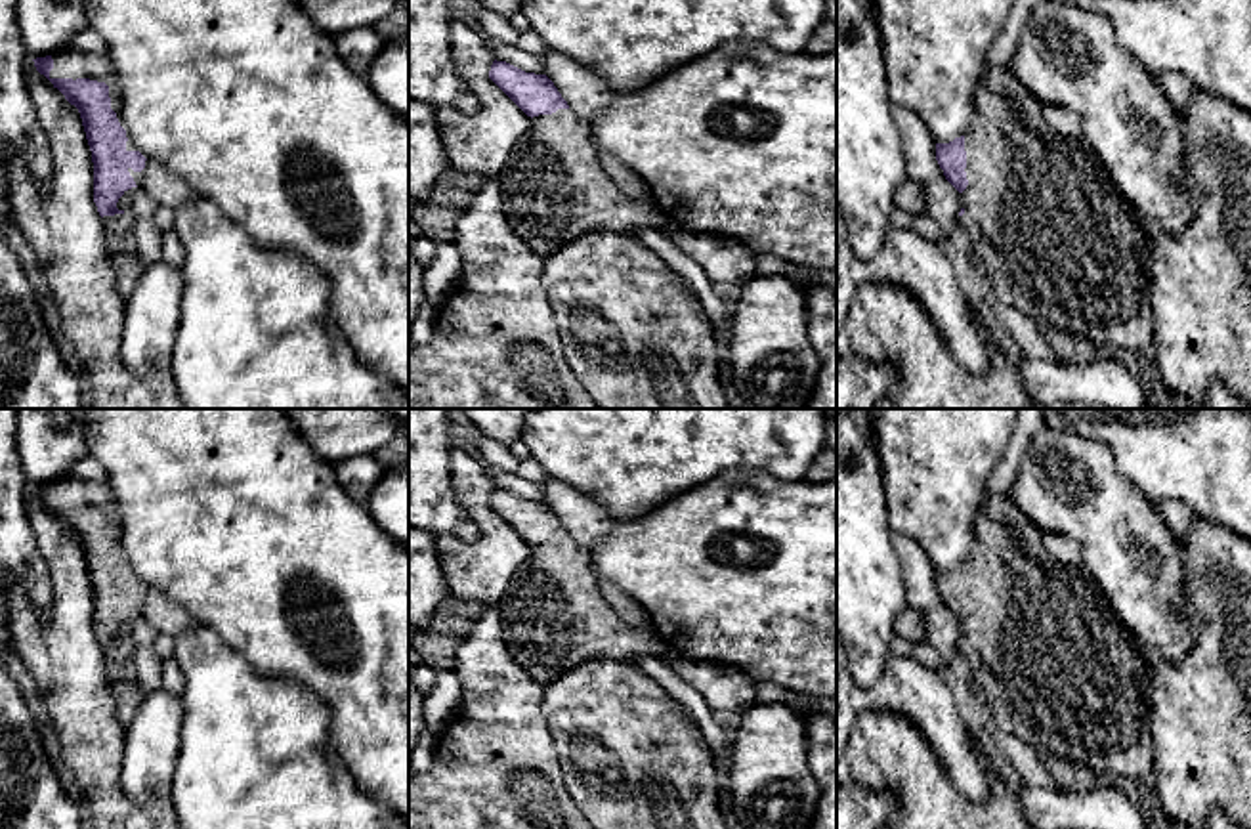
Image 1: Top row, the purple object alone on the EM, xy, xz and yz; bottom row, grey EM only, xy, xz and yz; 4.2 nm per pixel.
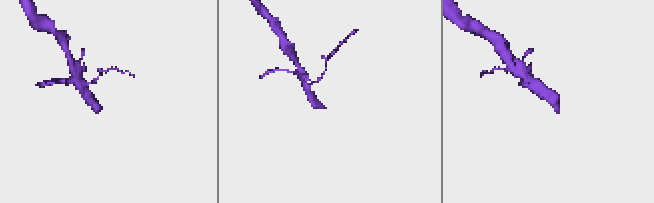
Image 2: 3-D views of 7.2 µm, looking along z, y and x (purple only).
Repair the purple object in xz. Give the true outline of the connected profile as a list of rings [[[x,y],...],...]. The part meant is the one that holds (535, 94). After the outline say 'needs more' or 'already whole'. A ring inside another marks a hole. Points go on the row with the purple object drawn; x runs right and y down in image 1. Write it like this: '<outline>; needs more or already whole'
[[[493,61],[489,78],[531,118],[531,130],[498,176],[504,212],[512,229],[548,258],[565,243],[592,231],[638,235],[661,225],[651,199],[626,197],[600,164],[590,126],[581,120],[546,74],[525,73],[506,61]]]; needs more

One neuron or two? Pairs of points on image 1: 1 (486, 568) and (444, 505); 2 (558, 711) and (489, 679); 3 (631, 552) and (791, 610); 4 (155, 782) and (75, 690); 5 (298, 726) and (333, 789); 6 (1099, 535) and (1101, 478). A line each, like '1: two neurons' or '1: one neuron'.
1: two neurons
2: two neurons
3: one neuron
4: two neurons
5: one neuron
6: one neuron

